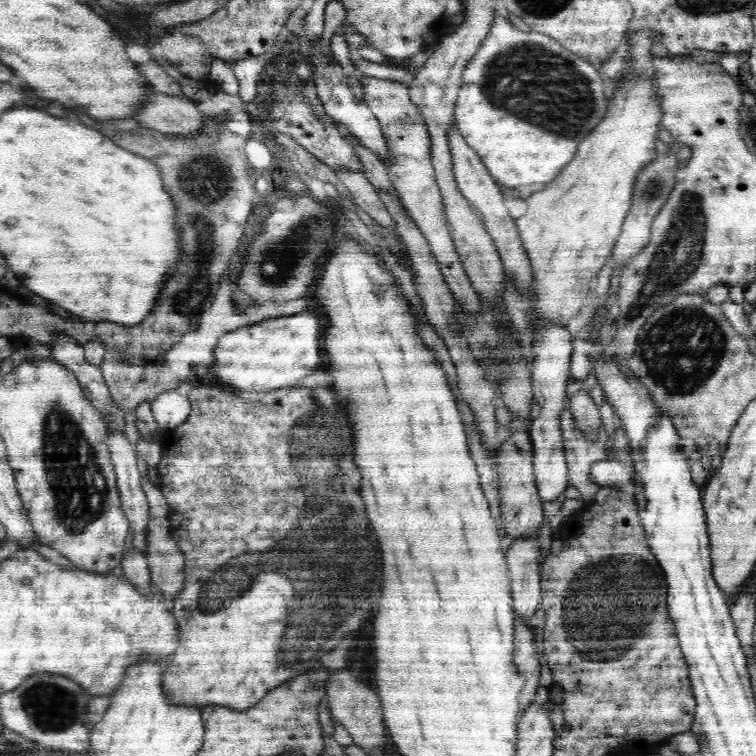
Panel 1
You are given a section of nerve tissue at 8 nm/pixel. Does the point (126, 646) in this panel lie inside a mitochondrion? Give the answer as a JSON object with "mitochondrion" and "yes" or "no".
{"mitochondrion":"no"}

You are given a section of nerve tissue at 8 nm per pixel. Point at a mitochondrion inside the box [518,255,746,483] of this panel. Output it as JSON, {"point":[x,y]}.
{"point":[681,350]}

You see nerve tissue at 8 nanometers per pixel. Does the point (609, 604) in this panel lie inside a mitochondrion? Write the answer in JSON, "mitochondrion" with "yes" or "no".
{"mitochondrion":"yes"}

